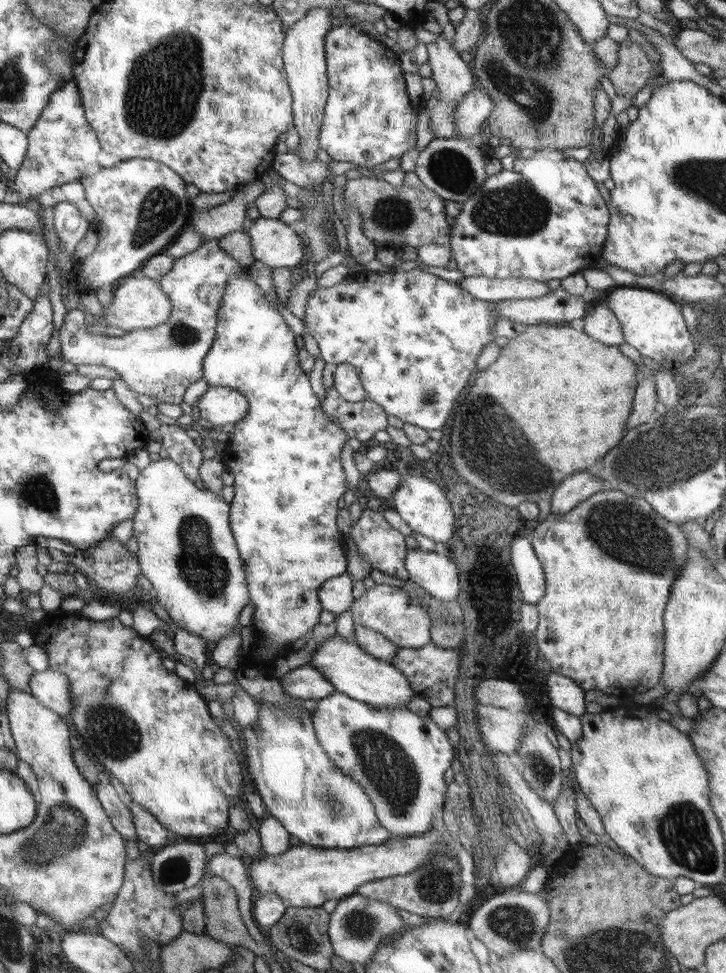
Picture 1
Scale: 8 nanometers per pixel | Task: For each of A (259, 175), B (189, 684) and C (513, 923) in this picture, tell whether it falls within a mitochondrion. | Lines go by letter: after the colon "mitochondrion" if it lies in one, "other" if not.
A: other
B: other
C: mitochondrion

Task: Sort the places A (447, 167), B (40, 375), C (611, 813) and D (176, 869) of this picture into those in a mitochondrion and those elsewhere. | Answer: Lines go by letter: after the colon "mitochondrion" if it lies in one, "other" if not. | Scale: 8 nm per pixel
A: mitochondrion
B: other
C: other
D: mitochondrion

